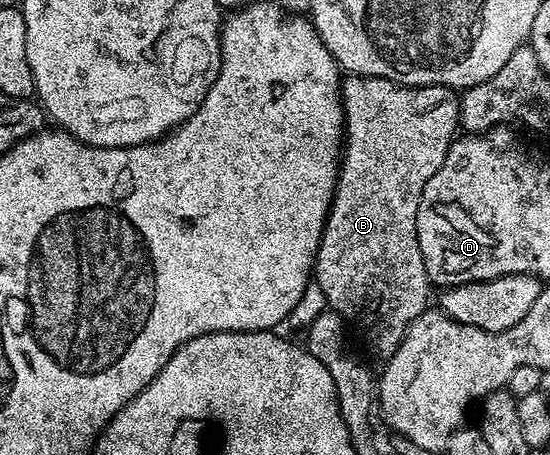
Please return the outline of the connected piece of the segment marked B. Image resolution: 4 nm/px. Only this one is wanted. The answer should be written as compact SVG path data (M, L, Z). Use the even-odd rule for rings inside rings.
M348 74L341 83L341 98L343 101L343 125L345 128L345 138L341 148L341 162L339 164L339 180L335 186L335 196L331 199L331 208L327 214L327 224L323 230L323 236L321 237L321 245L319 246L319 252L315 258L315 269L313 272L314 282L321 289L321 293L325 293L327 298L327 305L330 310L339 315L339 318L346 321L348 324L353 323L354 327L359 331L364 341L369 345L370 349L379 354L382 357L390 357L393 352L396 351L397 345L400 344L404 337L404 333L407 331L408 326L413 320L419 316L422 311L428 310L429 303L427 303L427 287L429 288L429 280L427 278L427 270L425 269L425 261L421 257L421 245L419 244L419 234L417 233L417 209L419 208L419 202L421 201L421 193L425 189L425 185L429 181L429 177L433 177L433 173L437 173L437 169L441 169L441 165L445 161L447 156L447 147L443 145L450 144L452 140L456 138L457 128L460 126L461 120L459 117L459 105L461 102L460 96L456 94L452 88L449 87L409 87L401 83L395 83L392 79L382 79L376 75L353 75Z

